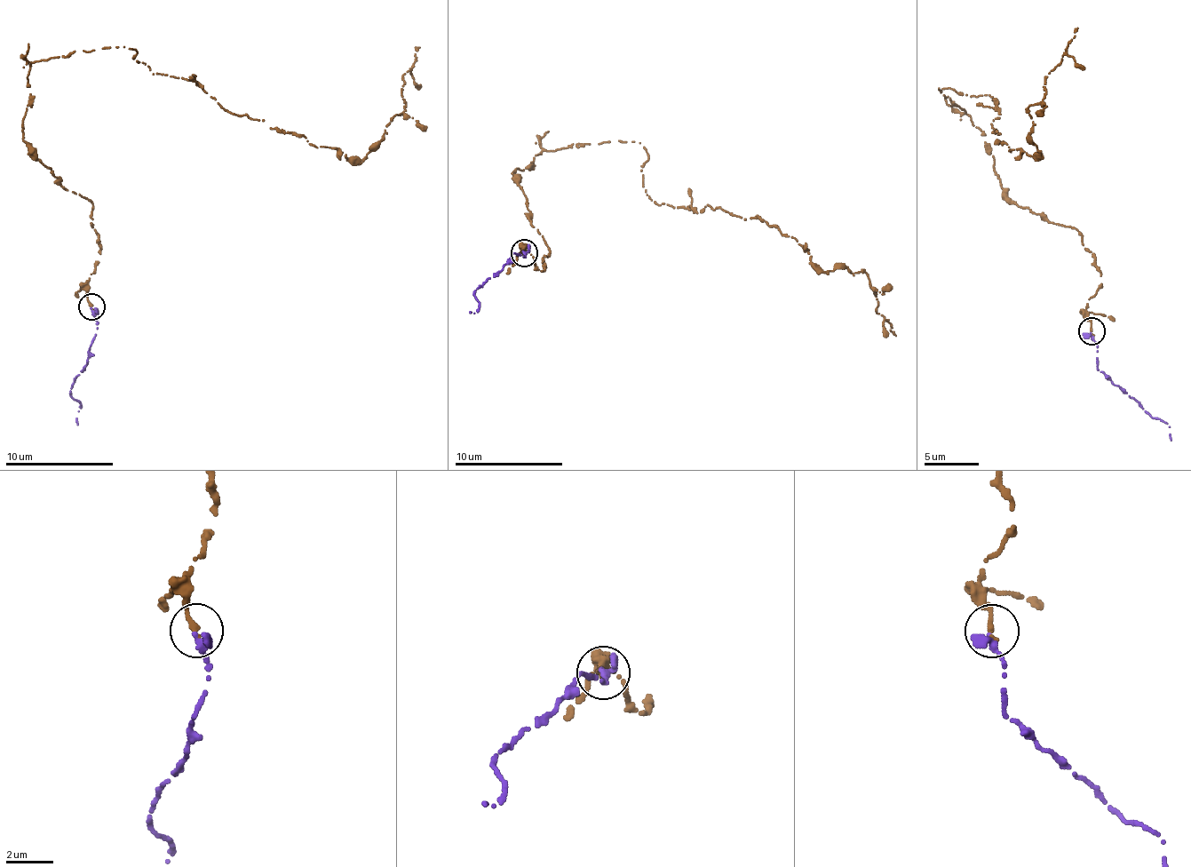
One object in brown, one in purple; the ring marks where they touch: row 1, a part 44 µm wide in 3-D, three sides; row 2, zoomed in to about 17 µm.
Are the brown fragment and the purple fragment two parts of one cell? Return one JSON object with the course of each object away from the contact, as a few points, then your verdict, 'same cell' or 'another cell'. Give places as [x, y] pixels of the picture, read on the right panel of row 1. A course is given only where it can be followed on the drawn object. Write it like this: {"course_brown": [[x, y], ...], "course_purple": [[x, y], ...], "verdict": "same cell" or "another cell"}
{"course_brown": [[1092, 330], [1096, 258], [1017, 206], [938, 87], [996, 102], [997, 140], [1037, 154], [1028, 108], [1076, 27]], "course_purple": [[1090, 333], [1096, 343], [1098, 368], [1147, 411], [1167, 423], [1170, 440]], "verdict": "same cell"}

